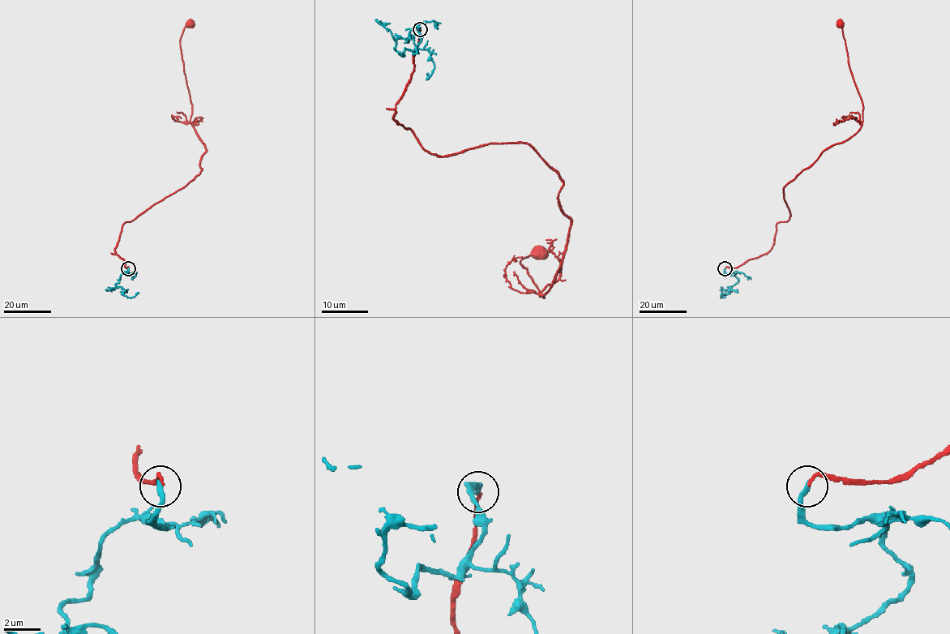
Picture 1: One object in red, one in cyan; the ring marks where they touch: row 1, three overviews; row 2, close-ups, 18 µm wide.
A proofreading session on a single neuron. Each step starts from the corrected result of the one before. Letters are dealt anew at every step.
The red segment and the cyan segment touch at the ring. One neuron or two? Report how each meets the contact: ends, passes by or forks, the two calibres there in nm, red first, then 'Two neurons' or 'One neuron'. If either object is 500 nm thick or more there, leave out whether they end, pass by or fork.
At the ring red ends. At the ring cyan ends. Thickness 190 nm (red) against 280 nm. Two neurons

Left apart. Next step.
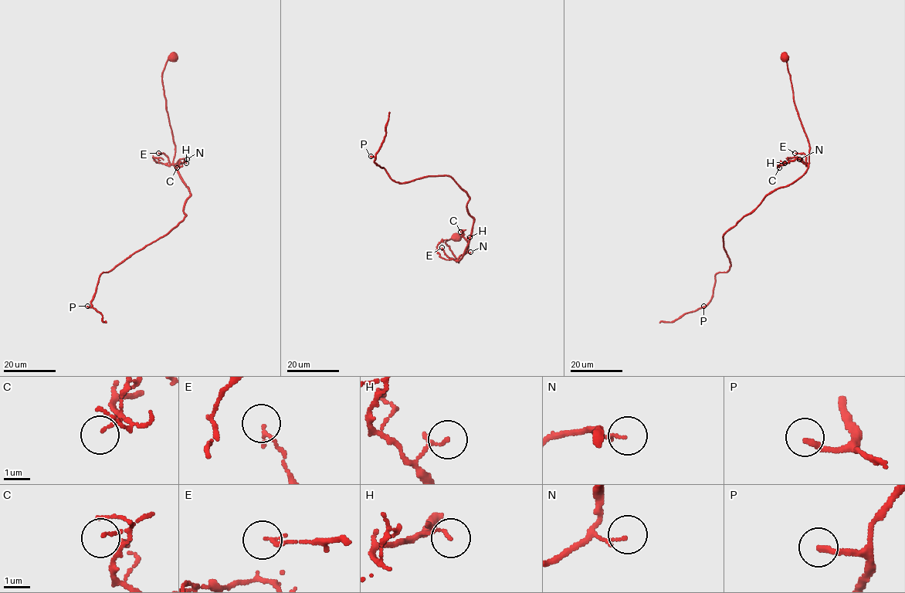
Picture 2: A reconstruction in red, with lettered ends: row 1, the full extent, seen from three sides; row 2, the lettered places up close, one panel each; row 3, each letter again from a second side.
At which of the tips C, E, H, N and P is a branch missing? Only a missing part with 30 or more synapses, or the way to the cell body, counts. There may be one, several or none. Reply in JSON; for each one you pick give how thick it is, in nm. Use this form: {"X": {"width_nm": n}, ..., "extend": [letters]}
{"P": {"width_nm": 200}, "extend": ["P"]}

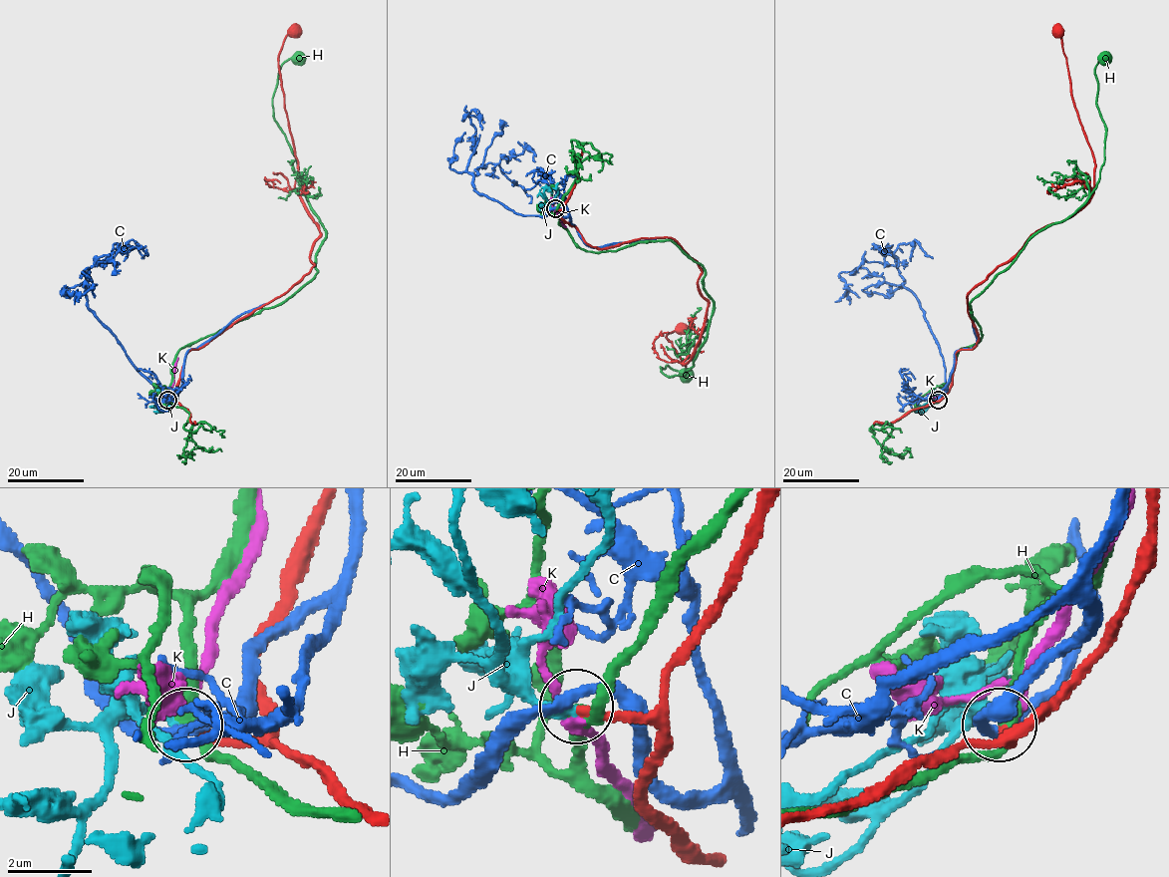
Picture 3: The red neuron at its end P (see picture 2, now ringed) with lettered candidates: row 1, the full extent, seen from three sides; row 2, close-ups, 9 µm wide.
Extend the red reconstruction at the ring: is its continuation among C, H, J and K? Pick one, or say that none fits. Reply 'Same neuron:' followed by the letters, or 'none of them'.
Same neuron: J

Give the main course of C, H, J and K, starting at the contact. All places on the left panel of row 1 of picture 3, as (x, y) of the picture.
C: (167, 399), (88, 307), (85, 287), (79, 285), (88, 268), (82, 272), (93, 285), (75, 304)
H: (168, 401), (180, 348), (284, 302), (317, 274), (325, 230), (273, 104), (279, 68), (298, 58)
J: (167, 399), (160, 400), (156, 413), (164, 410)
K: (167, 400), (177, 358)

